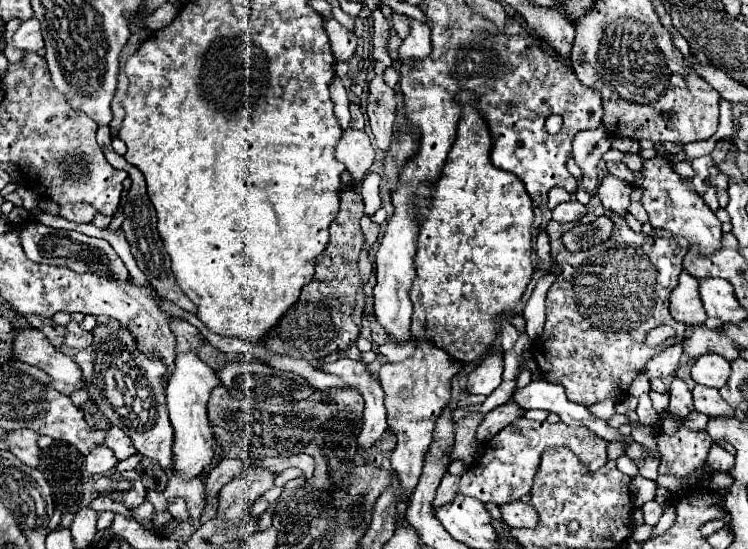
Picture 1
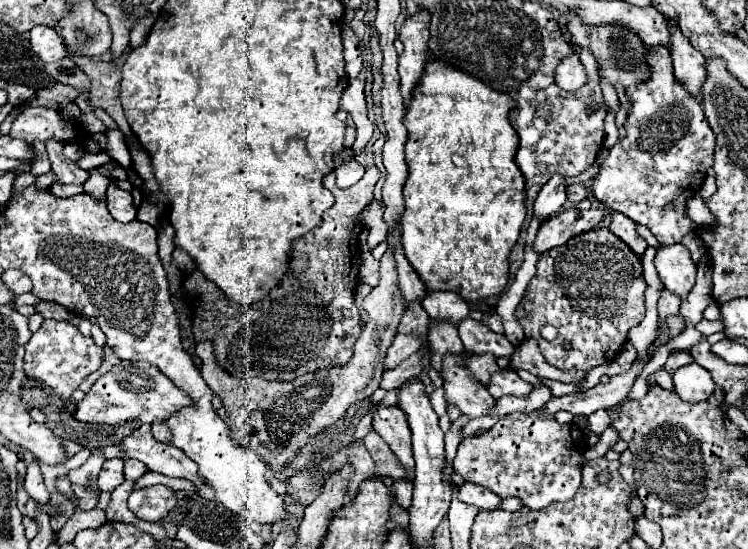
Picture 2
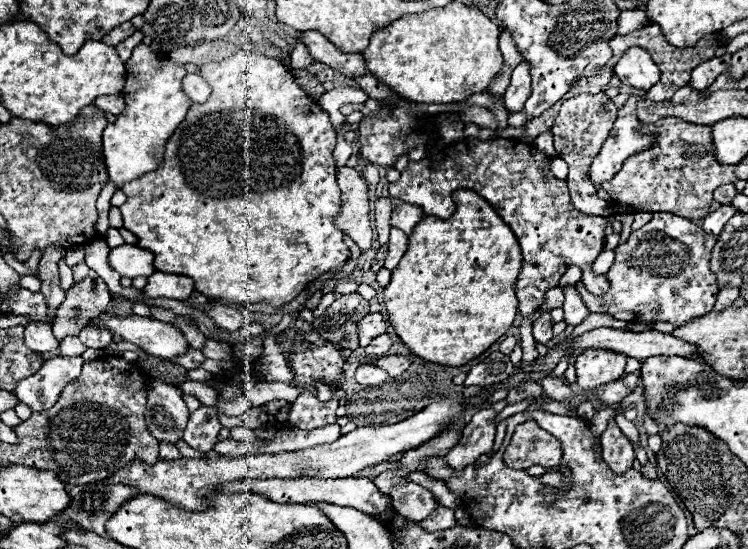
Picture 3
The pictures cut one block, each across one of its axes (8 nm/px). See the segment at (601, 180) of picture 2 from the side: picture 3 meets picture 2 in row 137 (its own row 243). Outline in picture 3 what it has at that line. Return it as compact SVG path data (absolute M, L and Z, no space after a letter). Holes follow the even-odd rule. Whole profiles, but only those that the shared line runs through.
M660 212L660 214L654 214L652 220L644 224L640 230L634 230L628 242L616 248L616 260L606 274L610 280L610 290L604 296L592 296L590 292L586 292L582 282L576 284L576 290L582 294L582 300L590 312L610 314L616 320L626 320L626 322L640 322L640 324L672 322L680 326L690 318L708 314L716 302L720 288L716 286L716 278L708 266L710 250L714 244L716 244L716 238L712 238L710 234L704 234L700 226L694 224L692 220L686 220L676 214Z

